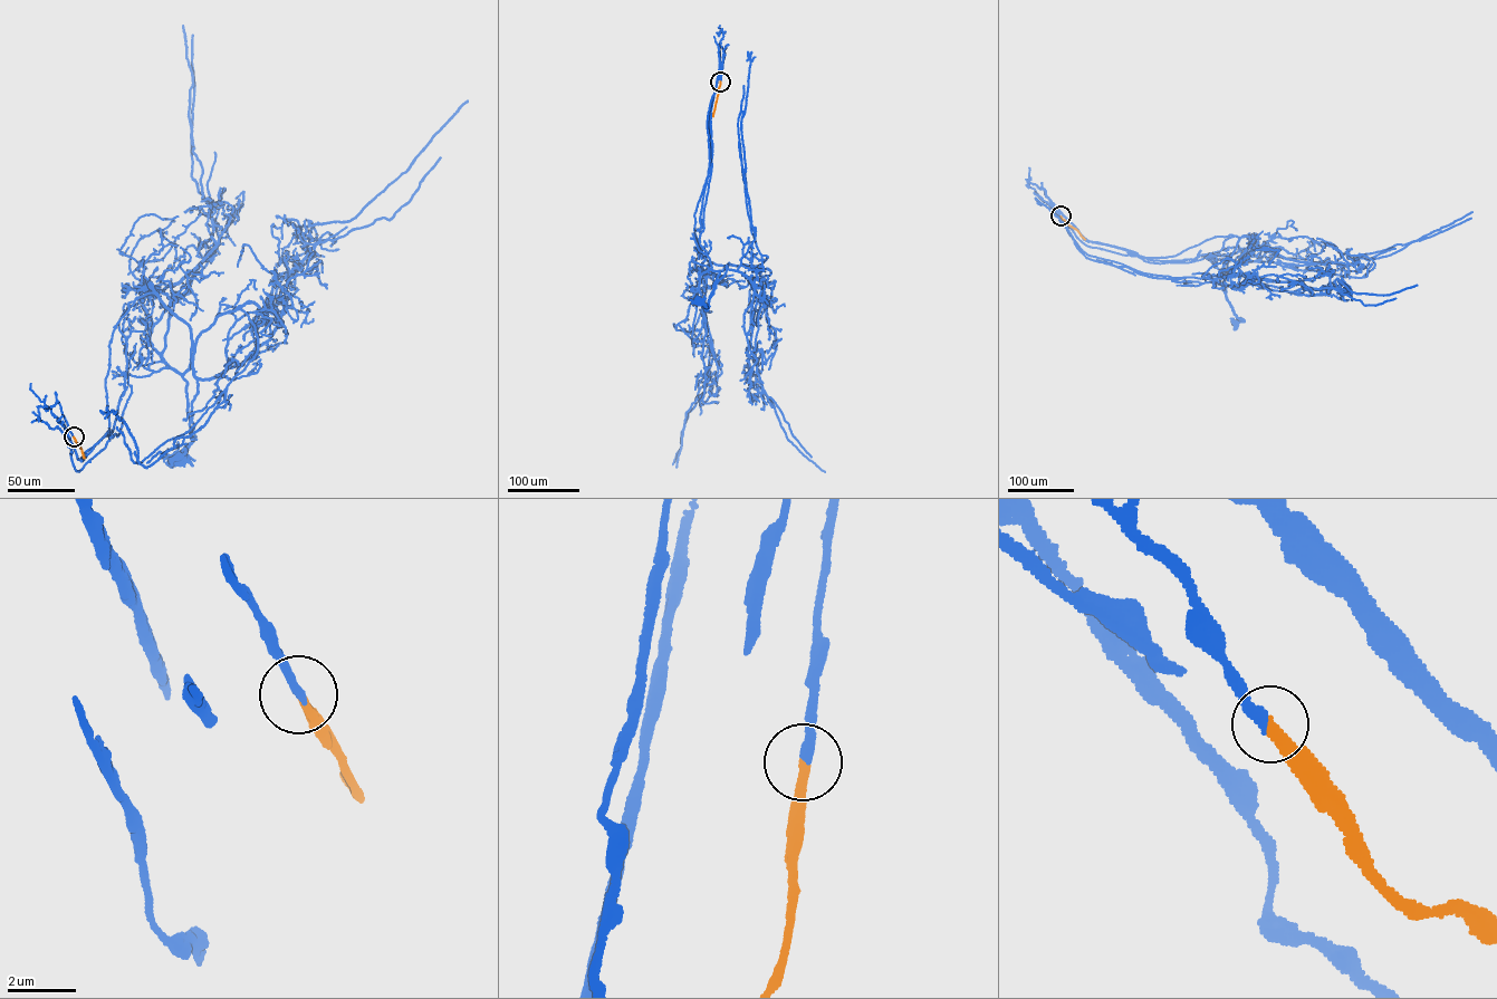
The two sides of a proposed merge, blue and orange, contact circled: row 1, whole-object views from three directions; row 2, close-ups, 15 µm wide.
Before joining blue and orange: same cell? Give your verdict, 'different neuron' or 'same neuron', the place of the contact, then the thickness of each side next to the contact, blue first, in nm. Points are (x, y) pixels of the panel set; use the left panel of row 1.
same neuron | (74, 436) | 280/280 nm

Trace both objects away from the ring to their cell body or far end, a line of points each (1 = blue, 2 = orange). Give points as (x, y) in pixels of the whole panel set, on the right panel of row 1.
1: (1061, 217), (1038, 188), (1085, 239), (1147, 257), (1239, 237), (1224, 262), (1226, 296), (1244, 320), (1236, 324)
2: (1061, 217), (1085, 239)

